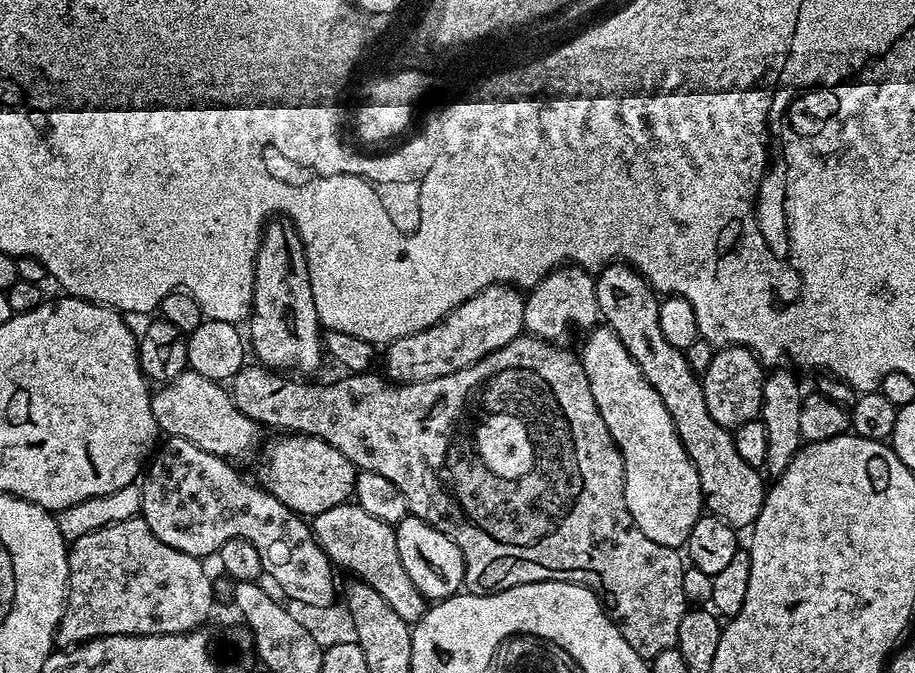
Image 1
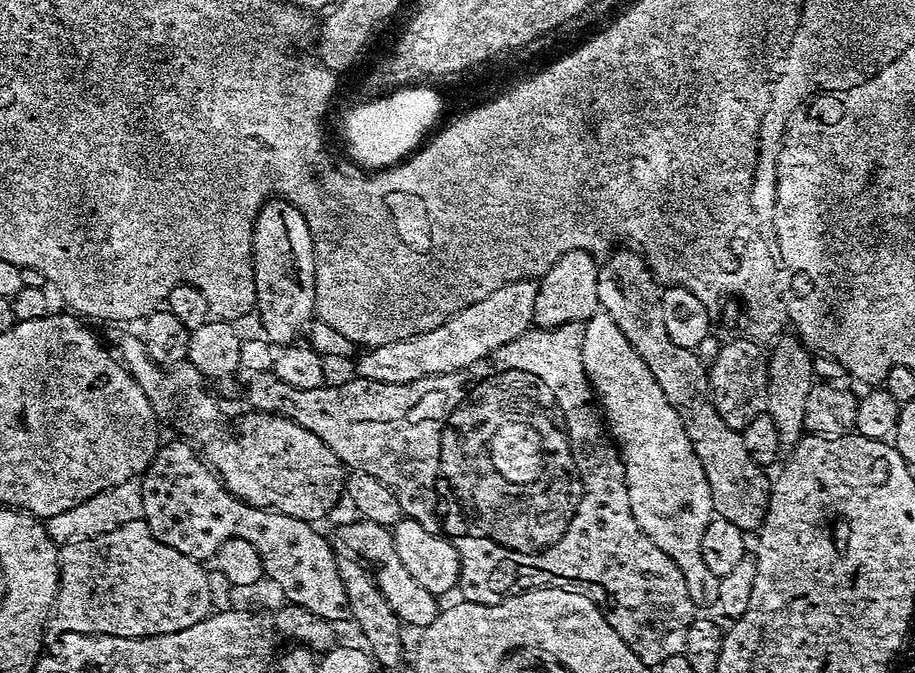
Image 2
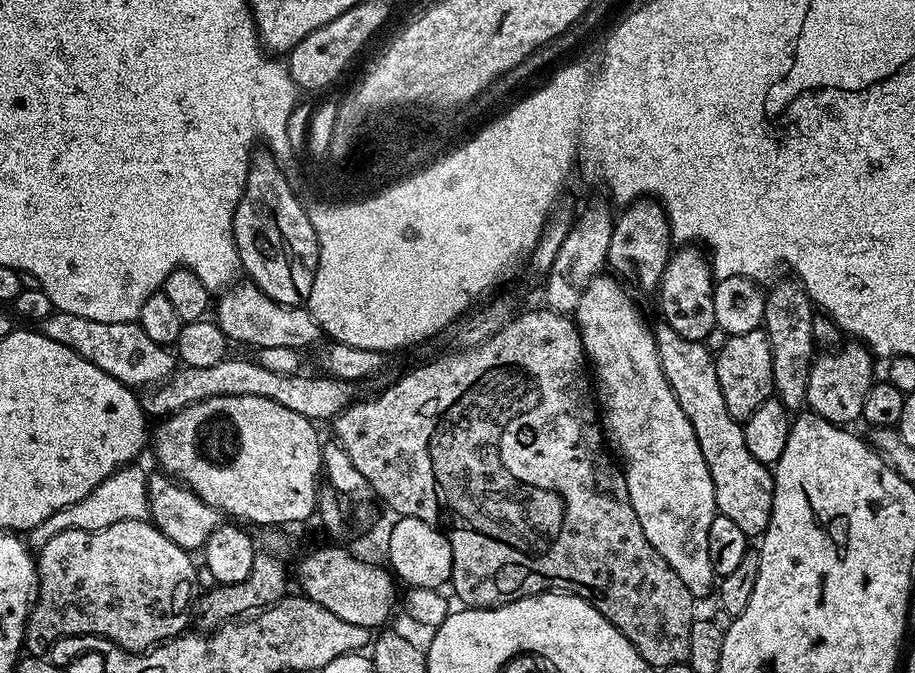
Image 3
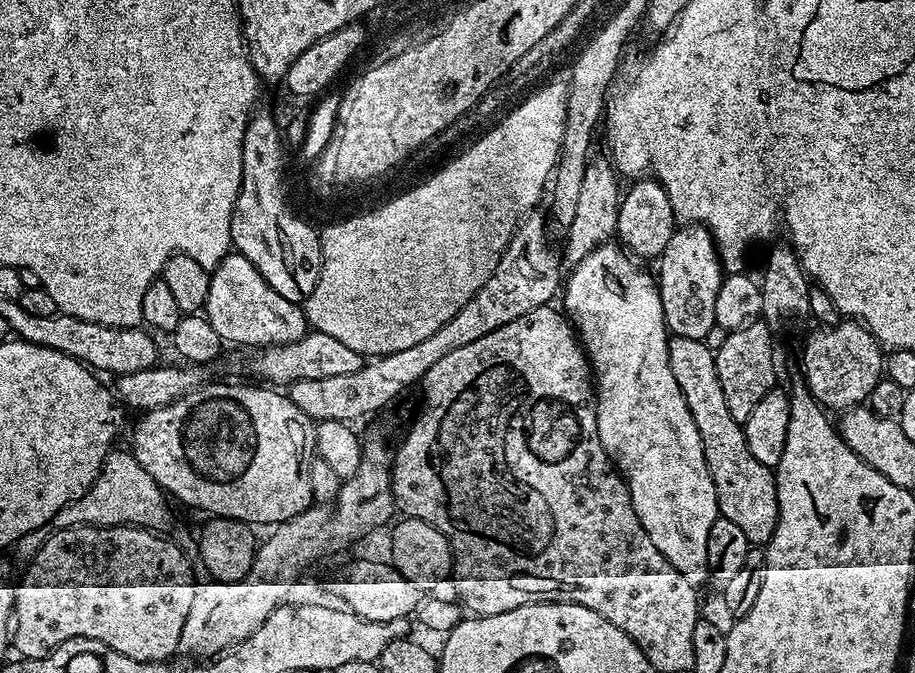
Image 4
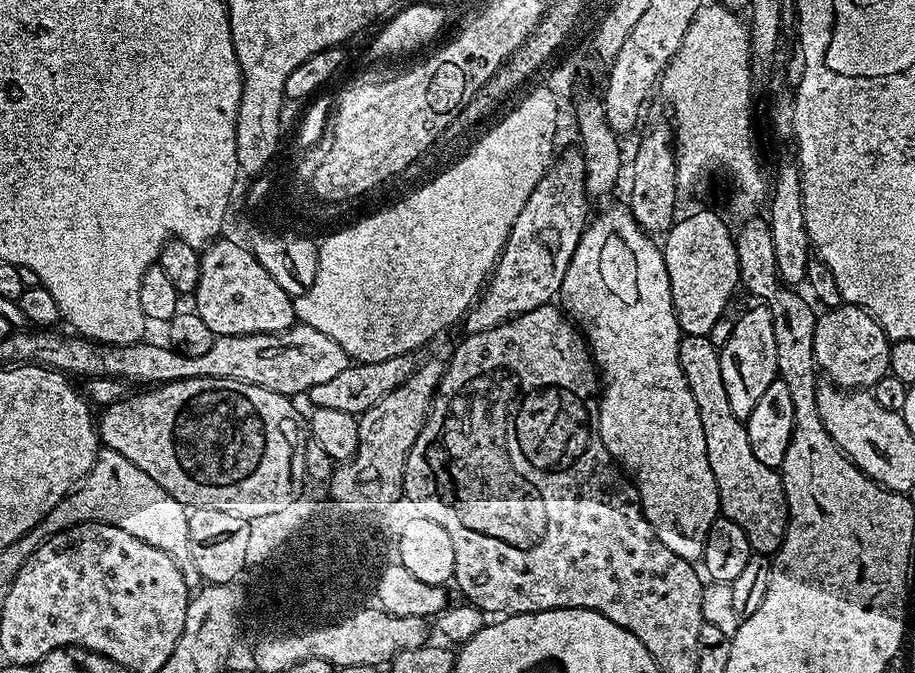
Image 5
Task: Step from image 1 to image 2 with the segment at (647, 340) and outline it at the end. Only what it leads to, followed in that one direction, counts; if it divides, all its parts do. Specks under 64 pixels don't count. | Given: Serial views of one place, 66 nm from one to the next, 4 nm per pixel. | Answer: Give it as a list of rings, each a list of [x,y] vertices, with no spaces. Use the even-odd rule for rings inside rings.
[[[636,250],[624,251],[628,252],[613,251],[607,257],[609,260],[597,267],[598,305],[614,318],[618,328],[646,362],[650,374],[654,374],[654,382],[662,386],[662,394],[666,394],[670,406],[678,410],[678,418],[682,418],[682,426],[708,479],[713,513],[726,518],[726,522],[734,522],[734,526],[746,534],[755,533],[766,518],[772,493],[770,476],[764,473],[767,471],[762,465],[750,458],[740,433],[722,422],[712,401],[708,368],[700,361],[696,351],[678,346],[670,339],[662,319],[662,288],[648,269],[644,257]]]

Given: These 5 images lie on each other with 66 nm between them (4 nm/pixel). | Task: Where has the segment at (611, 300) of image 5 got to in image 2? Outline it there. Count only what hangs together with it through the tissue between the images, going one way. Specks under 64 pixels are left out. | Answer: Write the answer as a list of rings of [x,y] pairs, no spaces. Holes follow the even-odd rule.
[[[597,310],[592,317],[583,321],[584,337],[582,338],[582,362],[592,385],[595,399],[602,409],[607,431],[620,450],[626,470],[626,482],[630,490],[630,510],[634,510],[634,518],[638,518],[638,526],[644,533],[682,570],[686,578],[686,590],[690,590],[690,598],[697,609],[710,610],[716,608],[718,602],[718,582],[720,577],[710,574],[706,562],[702,562],[702,530],[713,518],[710,486],[706,474],[702,470],[702,462],[698,454],[694,454],[694,446],[682,426],[682,418],[678,418],[678,410],[670,406],[666,394],[662,394],[662,386],[654,382],[654,374],[646,366],[634,348],[614,322],[614,318],[603,310]]]

